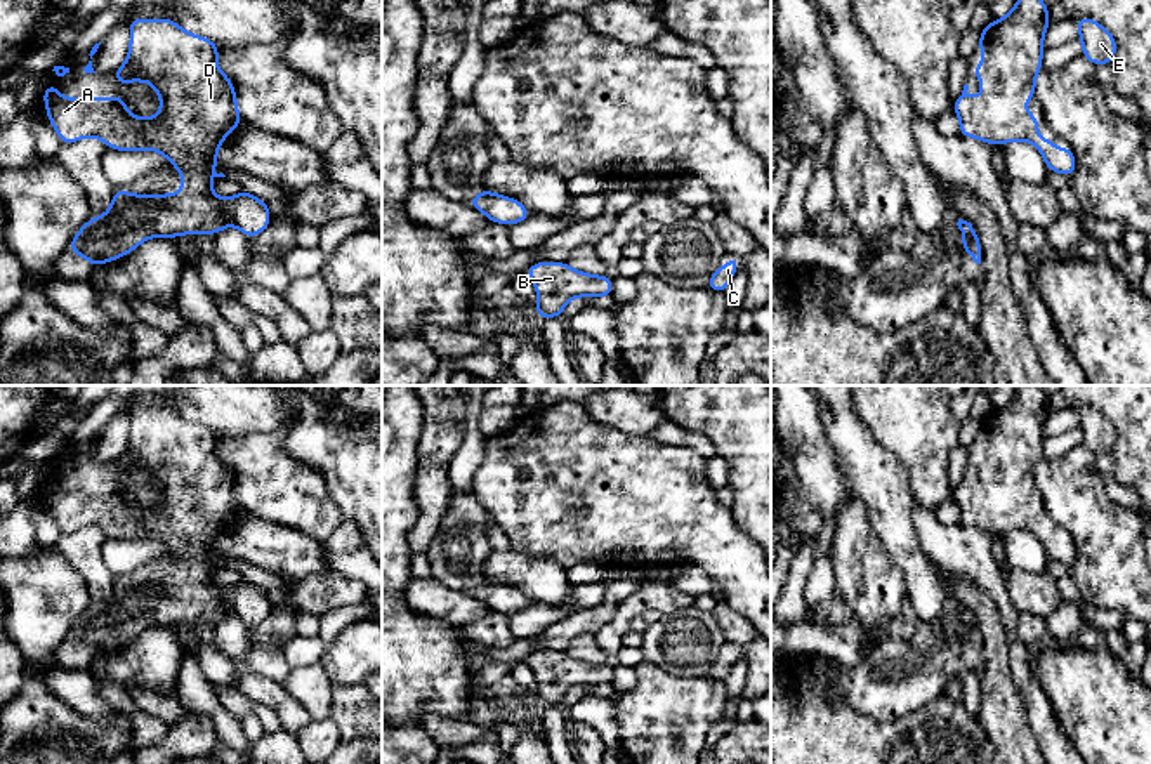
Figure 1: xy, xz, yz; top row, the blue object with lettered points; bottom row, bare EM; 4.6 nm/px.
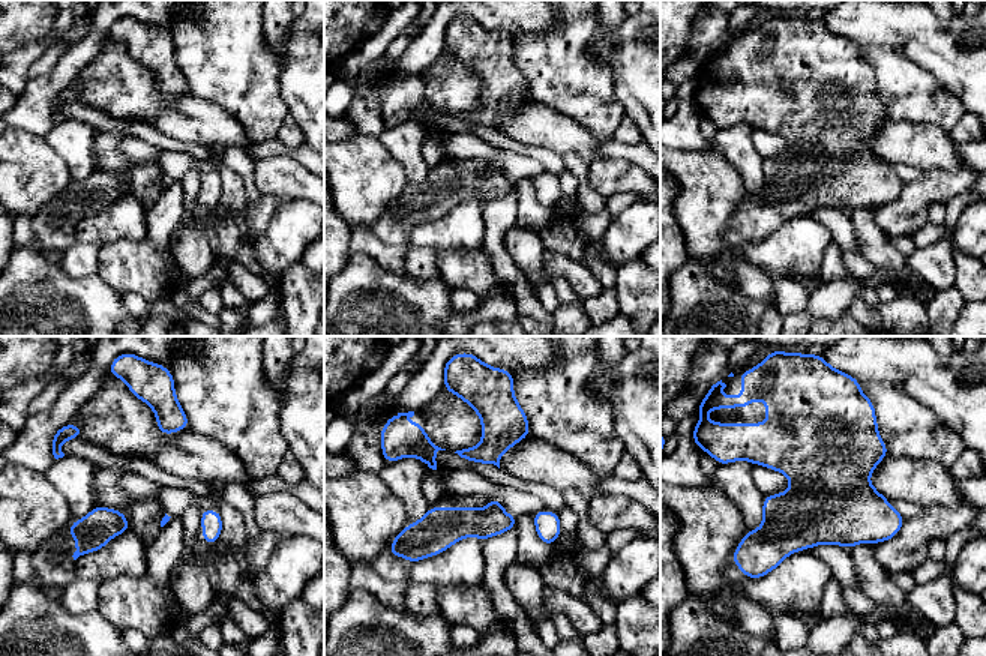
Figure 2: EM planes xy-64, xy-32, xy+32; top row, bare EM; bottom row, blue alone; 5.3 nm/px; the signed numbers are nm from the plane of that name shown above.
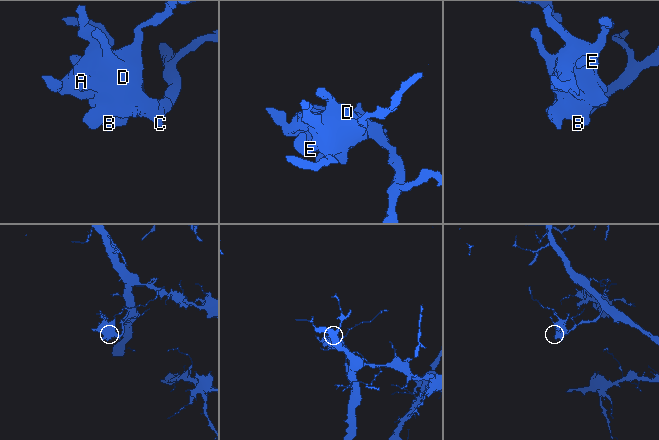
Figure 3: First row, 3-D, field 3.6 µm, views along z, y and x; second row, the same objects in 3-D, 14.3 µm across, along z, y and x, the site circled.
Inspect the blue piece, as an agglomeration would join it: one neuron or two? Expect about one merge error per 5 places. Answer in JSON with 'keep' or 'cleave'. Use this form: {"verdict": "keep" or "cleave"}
{"verdict": "keep"}

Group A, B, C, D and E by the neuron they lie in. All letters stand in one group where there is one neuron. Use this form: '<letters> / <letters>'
A B C D E

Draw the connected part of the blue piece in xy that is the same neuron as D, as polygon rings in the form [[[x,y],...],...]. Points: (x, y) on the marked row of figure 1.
[[[134,17],[128,31],[127,61],[109,75],[116,78],[118,87],[127,82],[153,83],[155,94],[161,99],[160,113],[153,118],[137,118],[127,109],[122,94],[118,97],[61,97],[54,82],[42,94],[47,118],[62,144],[97,137],[118,151],[160,151],[182,175],[182,189],[174,194],[132,194],[123,188],[115,189],[109,210],[87,221],[68,250],[97,267],[125,257],[149,238],[175,240],[181,234],[201,233],[215,236],[226,226],[236,226],[248,238],[260,234],[271,224],[266,201],[245,189],[231,198],[219,198],[210,189],[212,177],[226,177],[212,168],[214,163],[220,163],[217,148],[238,123],[245,122],[236,106],[234,85],[217,66],[219,45],[210,38],[184,31],[174,19],[165,17]]]

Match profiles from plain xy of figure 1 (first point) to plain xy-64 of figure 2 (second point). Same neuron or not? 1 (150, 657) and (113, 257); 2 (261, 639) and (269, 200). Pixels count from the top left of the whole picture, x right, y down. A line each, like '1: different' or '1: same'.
1: different
2: different

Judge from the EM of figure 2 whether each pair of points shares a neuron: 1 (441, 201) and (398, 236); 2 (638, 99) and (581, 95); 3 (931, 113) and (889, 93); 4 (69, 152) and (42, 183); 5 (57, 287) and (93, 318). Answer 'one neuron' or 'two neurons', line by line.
1: one neuron
2: two neurons
3: one neuron
4: two neurons
5: one neuron

